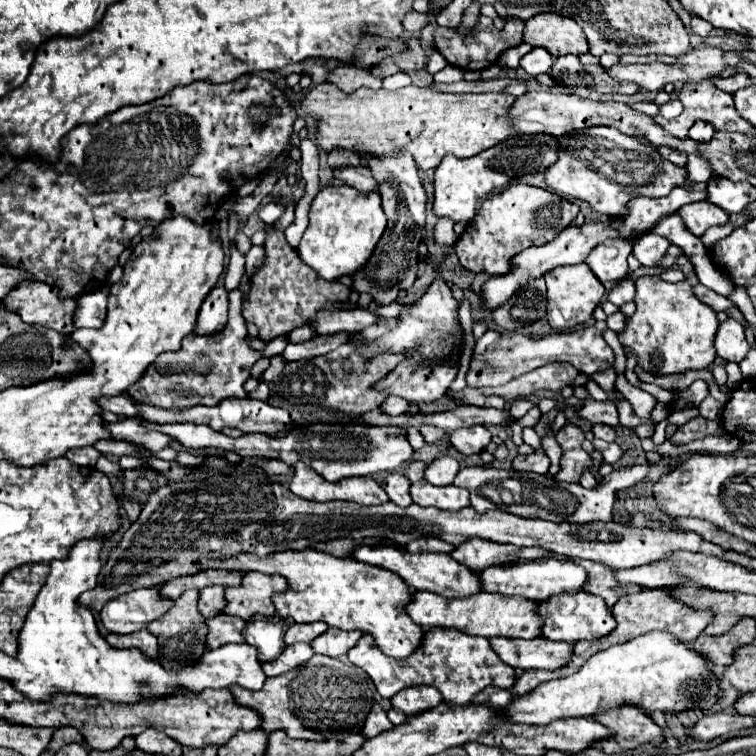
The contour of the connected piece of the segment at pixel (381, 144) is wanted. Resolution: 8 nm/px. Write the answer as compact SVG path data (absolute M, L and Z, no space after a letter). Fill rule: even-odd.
M317 84L311 88L307 98L303 100L305 114L319 116L317 122L317 144L319 148L331 152L333 148L345 148L353 150L359 156L383 156L391 154L393 150L407 150L415 158L415 164L419 170L427 172L431 168L437 168L441 158L445 154L455 154L457 158L471 158L497 142L507 140L515 132L511 130L511 124L507 122L507 108L515 96L511 94L443 94L435 92L431 88L417 88L407 86L401 90L371 90L371 88L359 88L353 94L341 92L335 84Z

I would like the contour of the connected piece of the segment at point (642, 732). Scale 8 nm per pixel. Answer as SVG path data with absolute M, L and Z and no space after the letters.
M623 704L617 708L599 710L591 718L615 732L615 736L595 742L595 746L607 754L631 750L651 740L663 740L663 730L635 706Z

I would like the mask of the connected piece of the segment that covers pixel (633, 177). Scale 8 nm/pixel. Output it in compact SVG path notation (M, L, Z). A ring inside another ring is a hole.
M579 130L579 134L559 138L559 146L559 160L557 164L545 170L545 182L555 192L585 200L591 204L593 210L607 216L621 216L625 212L625 196L667 196L675 186L683 186L687 178L685 166L677 166L669 160L663 160L661 154L655 148L651 148L651 144L643 144L619 130ZM577 140L581 142L579 150Z

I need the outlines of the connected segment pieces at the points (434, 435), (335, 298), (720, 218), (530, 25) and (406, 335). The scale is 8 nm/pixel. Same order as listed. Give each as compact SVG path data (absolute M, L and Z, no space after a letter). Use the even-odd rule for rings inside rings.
M423 426L423 428L421 428L421 434L423 434L423 438L425 438L425 442L427 442L427 444L431 444L431 442L441 440L441 438L445 438L445 436L447 436L443 430L433 428L433 426Z
M267 228L265 238L265 262L251 276L251 288L243 302L243 318L253 322L259 328L259 336L263 340L273 340L275 336L283 336L293 328L305 326L317 318L319 310L339 310L349 300L349 286L339 282L327 282L319 278L291 248L281 232L273 232Z
M695 202L683 206L683 210L679 210L679 216L683 218L687 230L697 238L701 238L707 228L725 226L729 222L729 214L711 202Z
M539 14L525 22L523 42L531 46L541 46L553 56L575 54L581 56L587 52L587 38L581 26L559 14Z
M437 276L433 280L433 284L429 286L429 290L423 294L421 300L417 300L415 304L411 304L409 308L405 308L399 318L399 326L389 330L383 338L379 338L371 348L363 348L361 354L365 360L371 360L375 354L379 354L381 350L389 350L389 352L405 352L407 350L407 358L419 360L421 356L427 358L435 358L435 356L445 356L451 352L453 344L461 344L463 338L459 334L461 326L457 322L457 304L451 296L451 290L447 288L445 280L441 276ZM449 332L455 332L453 336Z

